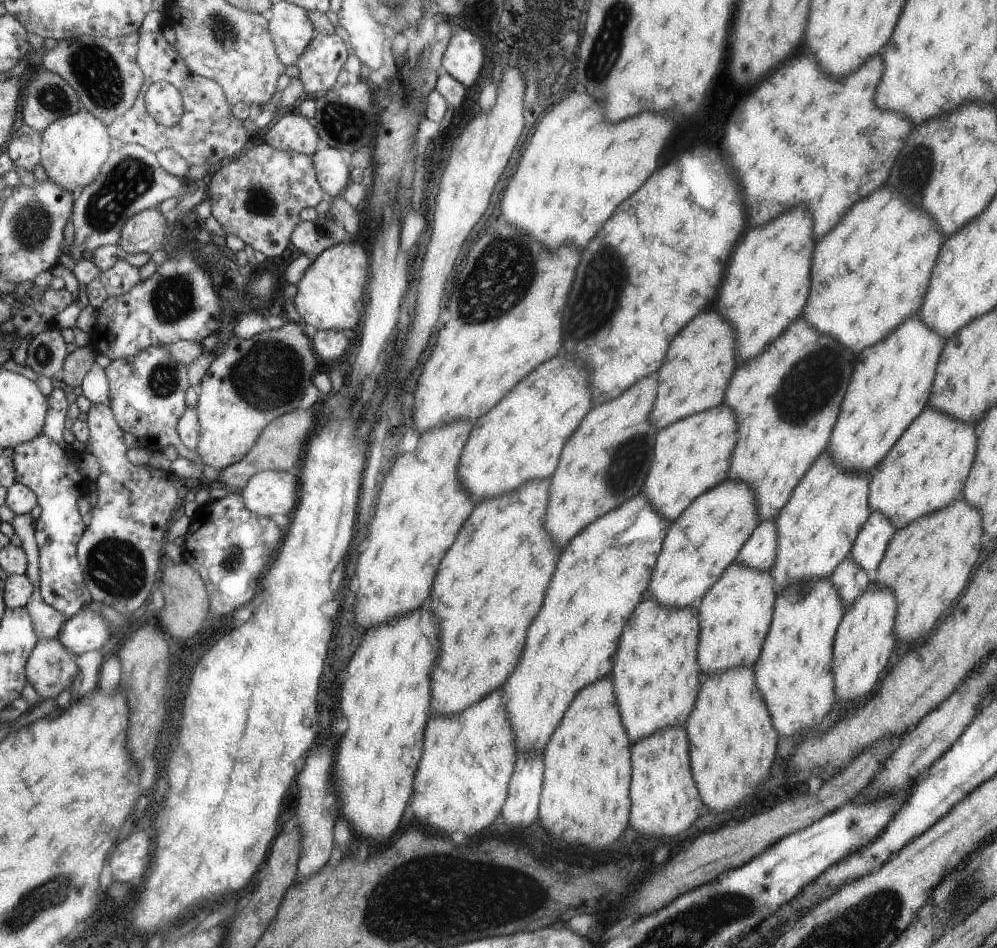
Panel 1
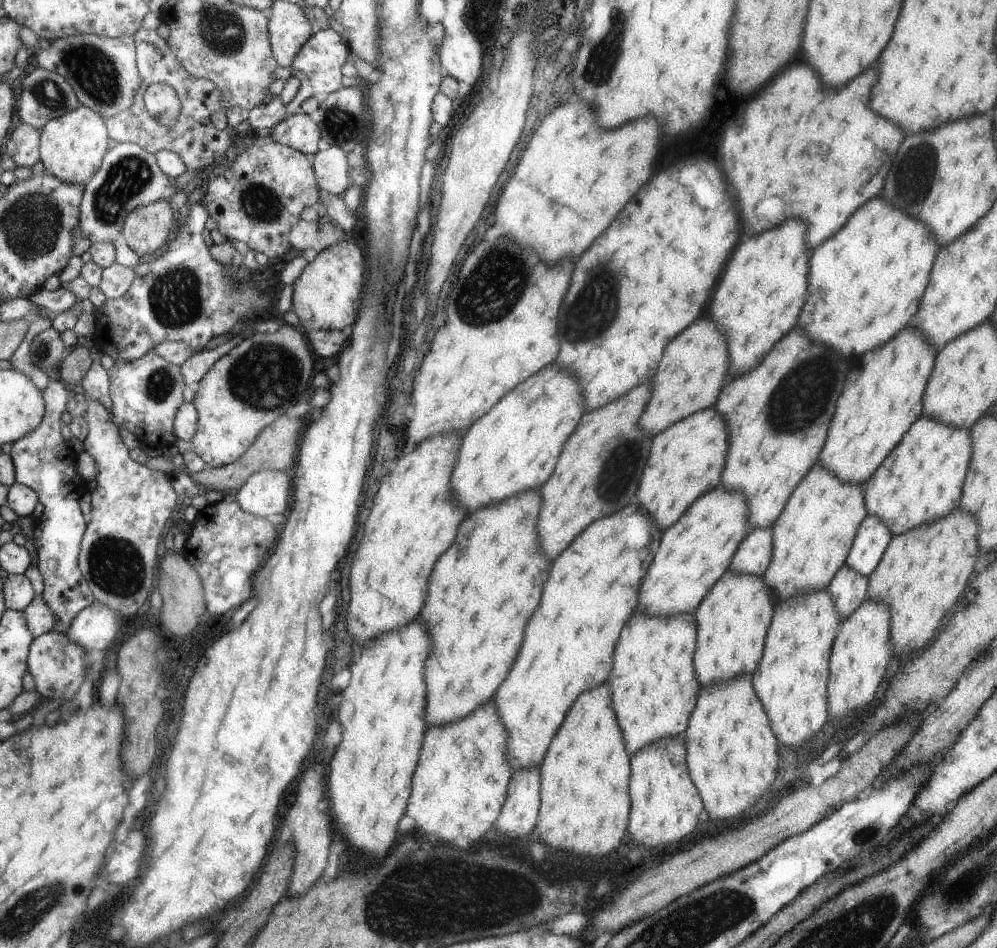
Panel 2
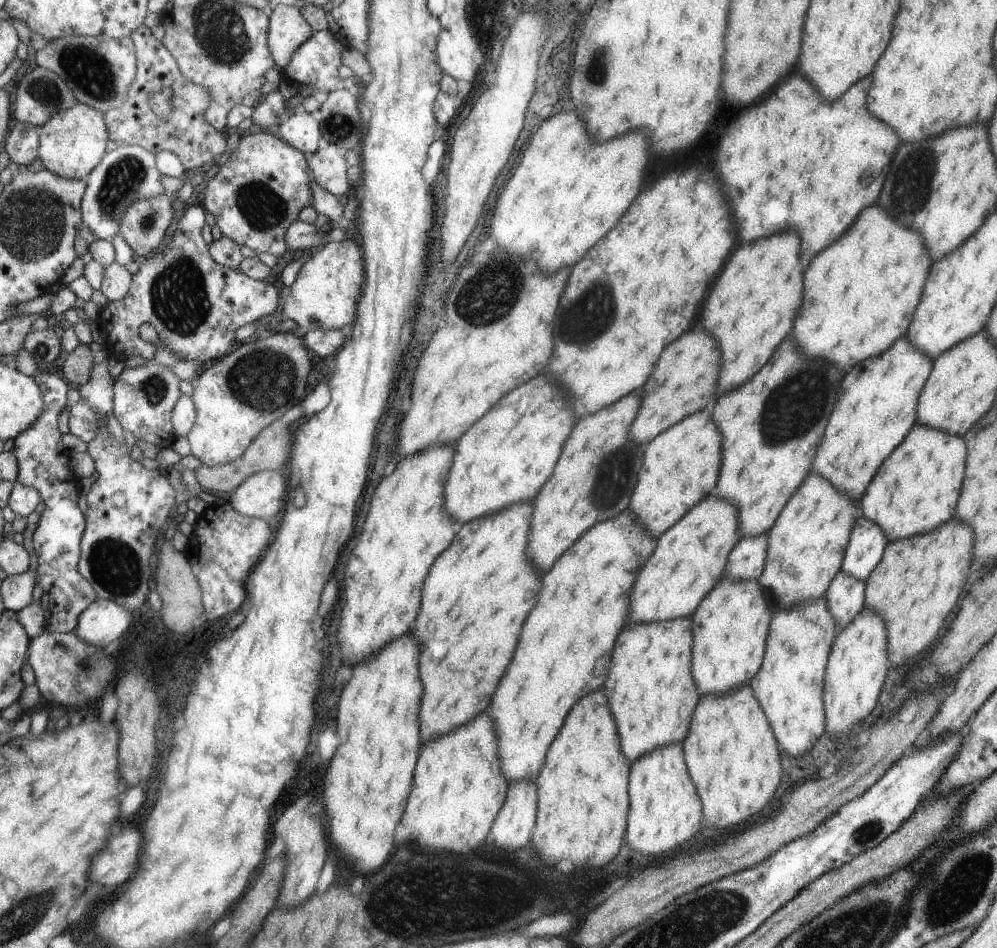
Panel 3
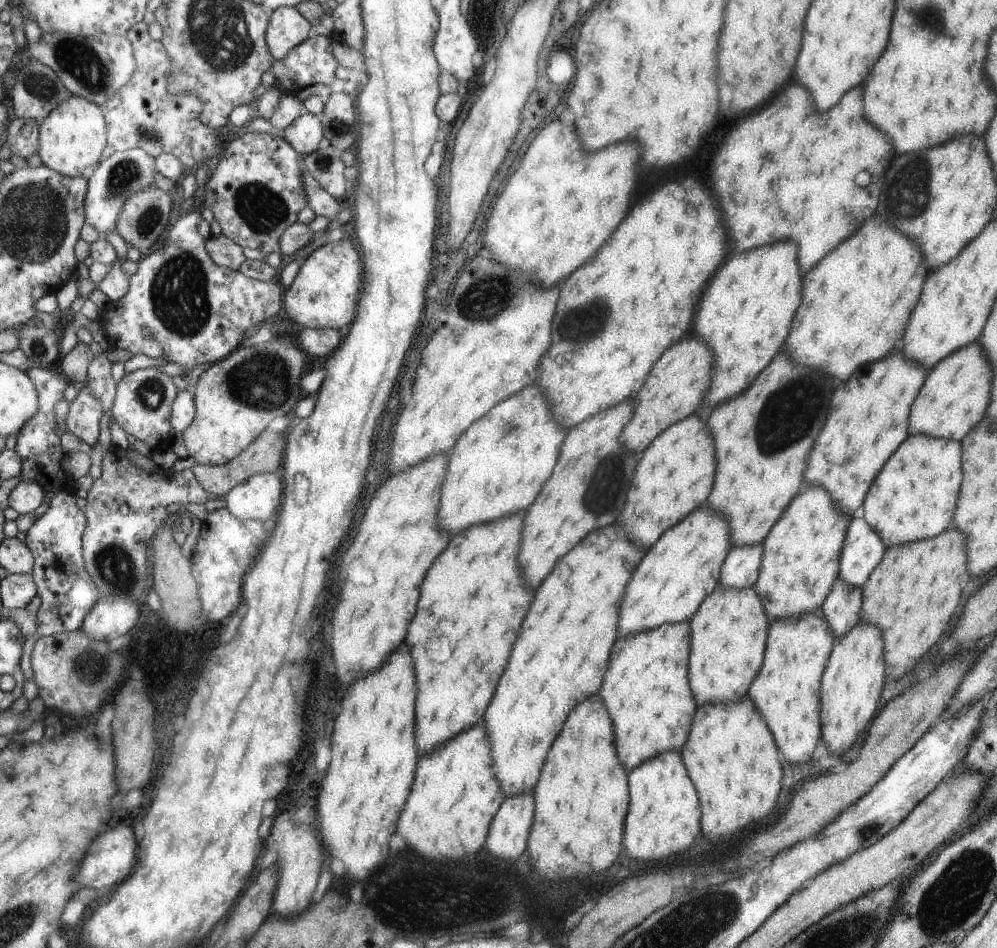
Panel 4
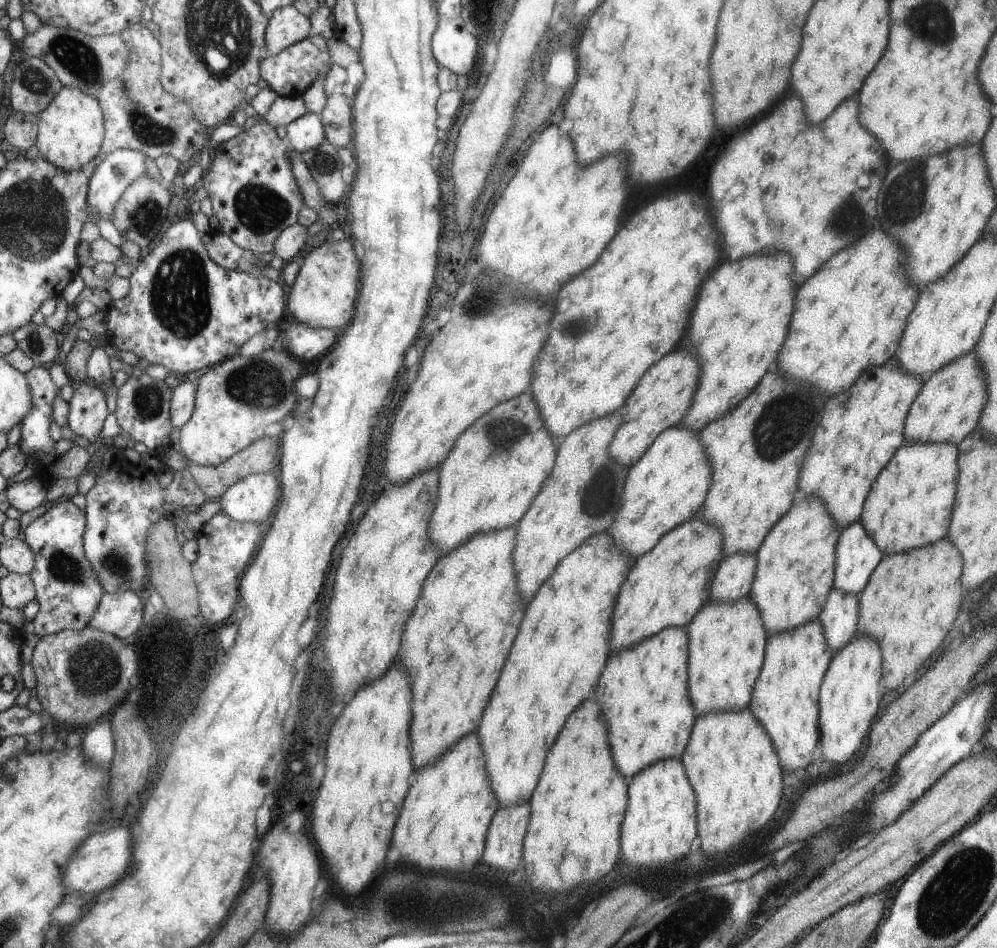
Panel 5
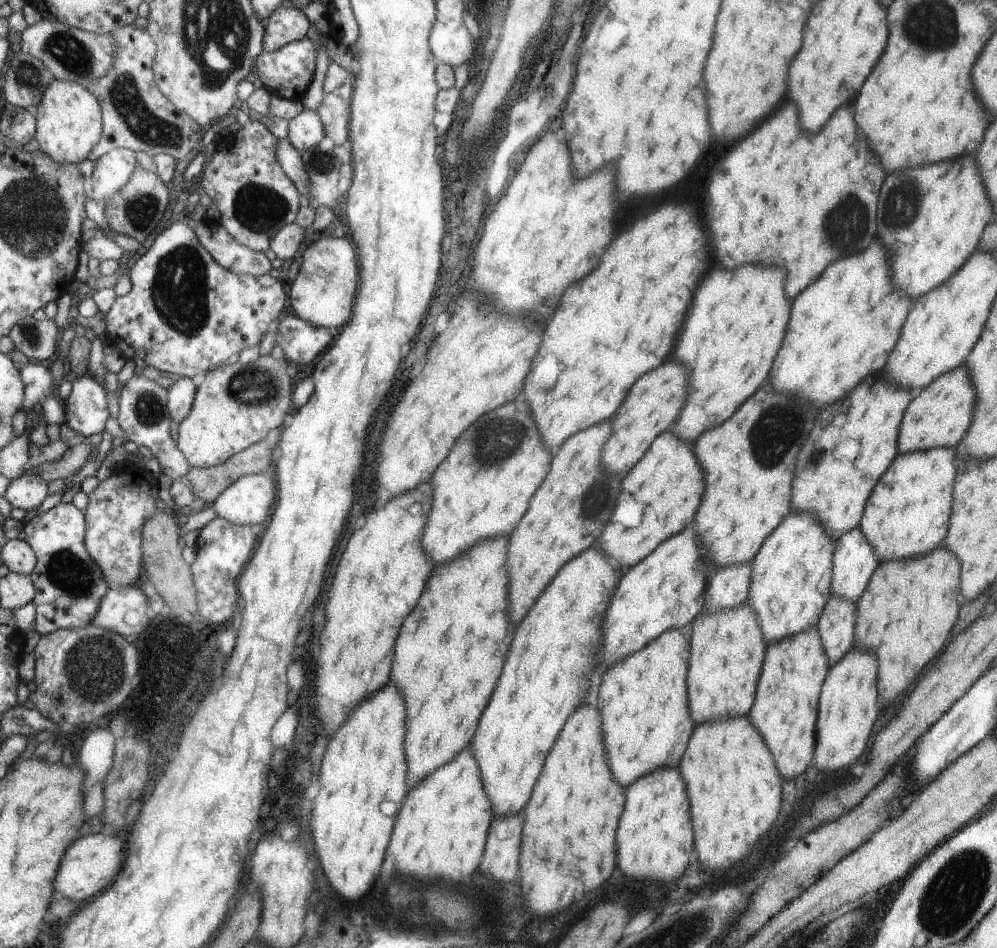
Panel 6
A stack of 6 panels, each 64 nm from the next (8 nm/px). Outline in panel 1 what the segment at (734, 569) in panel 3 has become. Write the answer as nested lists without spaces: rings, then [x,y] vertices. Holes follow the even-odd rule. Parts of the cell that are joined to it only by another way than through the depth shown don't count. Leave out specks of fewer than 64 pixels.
[[[772,519],[762,520],[746,540],[734,562],[760,571],[769,571],[775,562],[777,543],[776,522]]]

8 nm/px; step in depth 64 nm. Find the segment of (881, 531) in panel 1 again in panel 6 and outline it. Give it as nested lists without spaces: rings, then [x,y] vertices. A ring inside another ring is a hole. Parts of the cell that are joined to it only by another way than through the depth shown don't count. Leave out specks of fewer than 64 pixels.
[[[858,526],[844,532],[835,541],[830,576],[831,595],[856,602],[878,565],[875,552]]]

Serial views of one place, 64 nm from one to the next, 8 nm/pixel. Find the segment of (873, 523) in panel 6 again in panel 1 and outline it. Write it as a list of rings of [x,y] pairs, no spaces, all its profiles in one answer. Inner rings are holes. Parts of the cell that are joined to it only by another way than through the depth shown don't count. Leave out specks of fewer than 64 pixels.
[[[926,405],[911,421],[911,426],[908,426],[894,442],[894,446],[886,452],[879,464],[868,470],[868,504],[871,510],[881,511],[891,520],[891,524],[899,529],[912,520],[947,506],[953,498],[961,498],[967,472],[973,464],[973,454],[976,454],[977,440],[975,424],[972,425],[955,417],[950,417],[947,413]]]

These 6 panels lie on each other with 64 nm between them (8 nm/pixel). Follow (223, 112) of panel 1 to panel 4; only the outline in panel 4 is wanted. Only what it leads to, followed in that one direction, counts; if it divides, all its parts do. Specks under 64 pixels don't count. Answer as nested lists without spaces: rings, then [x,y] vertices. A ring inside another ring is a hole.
[[[137,23],[125,35],[133,45],[136,68],[126,86],[118,89],[117,94],[112,94],[108,103],[103,105],[108,124],[108,145],[115,151],[137,147],[153,158],[169,153],[176,156],[185,168],[211,163],[222,151],[223,142],[218,139],[217,131],[207,128],[199,120],[201,103],[197,95],[188,92],[170,95],[167,92],[170,58],[159,39],[150,37],[148,28],[145,23]]]

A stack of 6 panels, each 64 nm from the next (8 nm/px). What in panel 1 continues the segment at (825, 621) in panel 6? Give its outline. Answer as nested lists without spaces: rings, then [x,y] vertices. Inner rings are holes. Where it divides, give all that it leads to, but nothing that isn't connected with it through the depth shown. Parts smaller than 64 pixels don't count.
[[[847,556],[830,572],[828,579],[839,592],[845,610],[866,592],[871,574],[865,572],[851,557]]]

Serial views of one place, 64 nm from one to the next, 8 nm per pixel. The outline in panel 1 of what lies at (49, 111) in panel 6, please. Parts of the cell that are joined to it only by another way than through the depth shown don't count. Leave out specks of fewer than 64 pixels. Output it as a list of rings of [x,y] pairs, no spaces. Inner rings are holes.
[[[83,108],[71,116],[55,120],[43,132],[40,164],[46,172],[46,177],[61,184],[69,192],[79,192],[80,189],[91,184],[102,171],[103,164],[107,162],[107,158],[112,152],[112,139],[105,122],[95,118],[89,110]]]

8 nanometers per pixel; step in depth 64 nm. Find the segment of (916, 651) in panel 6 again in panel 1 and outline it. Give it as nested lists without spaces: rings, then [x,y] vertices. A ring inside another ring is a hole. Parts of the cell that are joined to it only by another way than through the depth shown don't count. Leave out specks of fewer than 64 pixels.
[[[955,500],[949,506],[928,515],[912,520],[897,529],[893,538],[888,540],[883,558],[879,561],[875,572],[871,574],[871,583],[878,587],[887,587],[894,593],[896,600],[895,636],[899,640],[919,640],[927,636],[941,614],[949,610],[959,592],[963,592],[965,582],[969,580],[971,568],[981,550],[981,514],[967,502]]]

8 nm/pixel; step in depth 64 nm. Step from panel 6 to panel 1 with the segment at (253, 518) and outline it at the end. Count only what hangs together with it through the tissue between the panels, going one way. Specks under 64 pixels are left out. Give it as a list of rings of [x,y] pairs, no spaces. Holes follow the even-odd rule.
[[[261,471],[251,476],[240,493],[243,504],[250,512],[271,518],[271,514],[283,514],[295,506],[295,488],[295,474]]]

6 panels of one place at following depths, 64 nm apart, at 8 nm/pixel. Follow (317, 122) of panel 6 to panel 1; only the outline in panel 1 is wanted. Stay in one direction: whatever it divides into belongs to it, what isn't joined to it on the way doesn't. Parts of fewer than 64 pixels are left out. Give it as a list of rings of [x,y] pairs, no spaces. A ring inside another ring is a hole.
[[[288,110],[257,136],[271,148],[309,156],[315,152],[317,133],[310,119]]]

